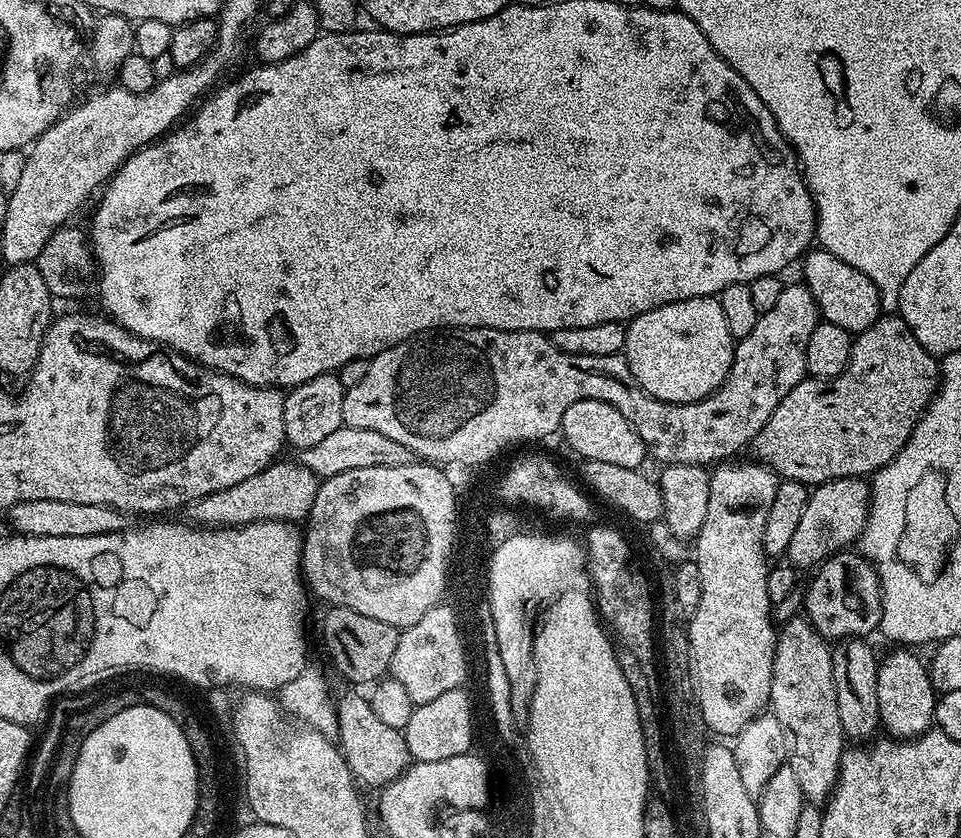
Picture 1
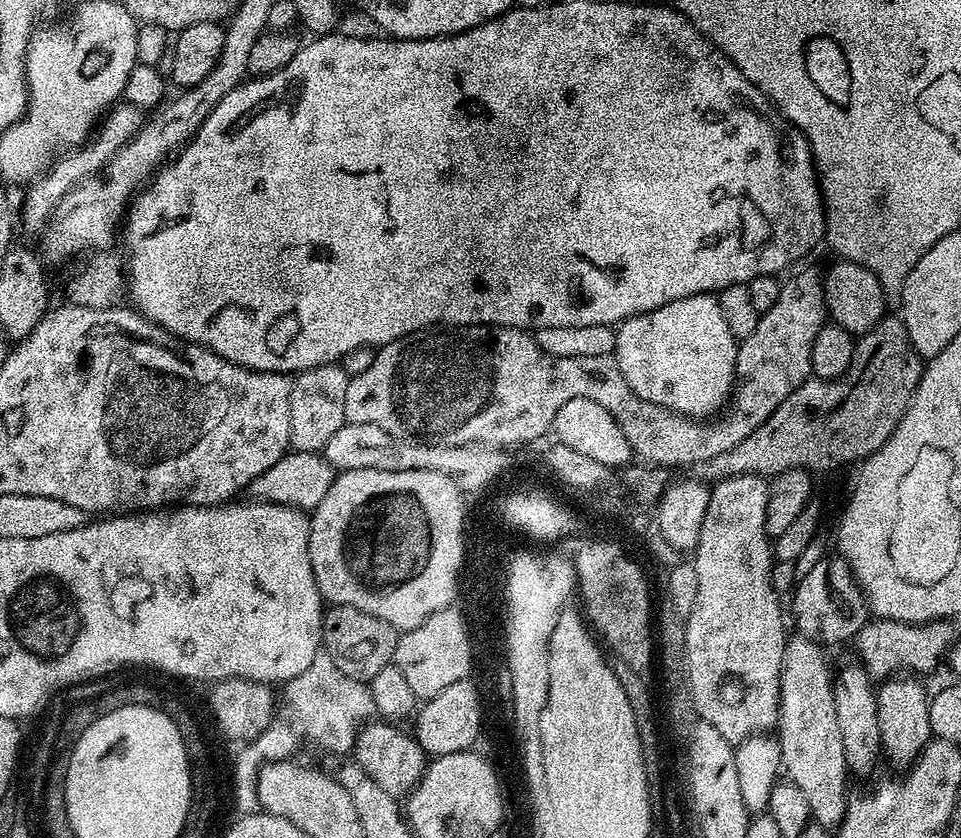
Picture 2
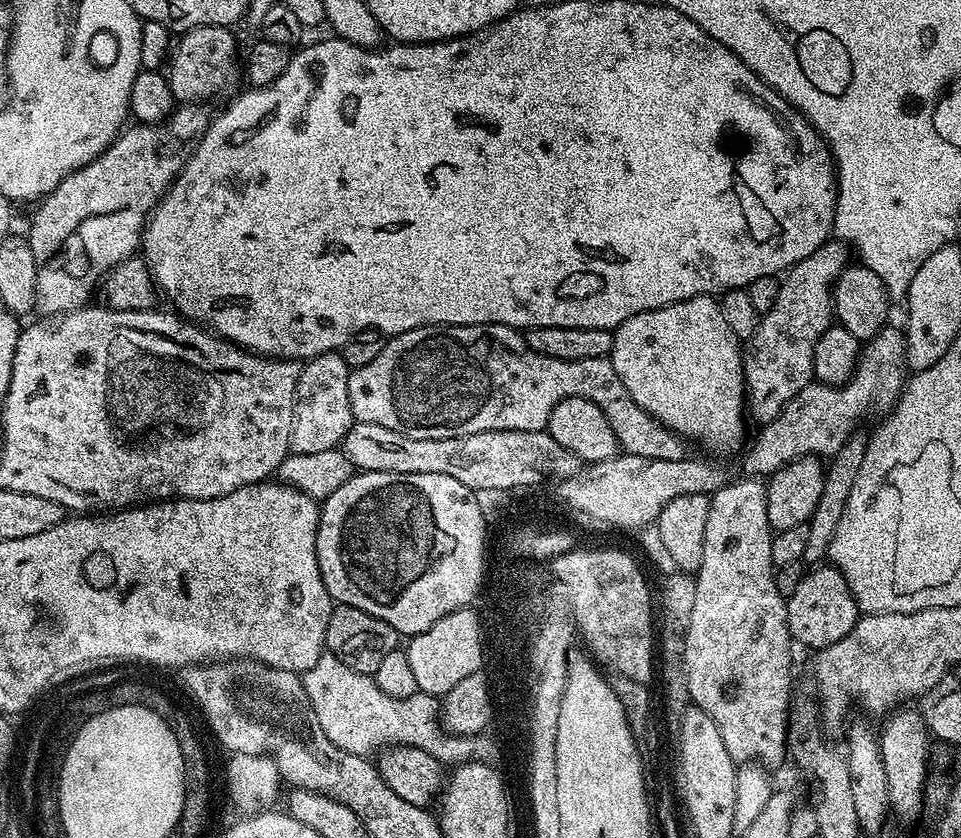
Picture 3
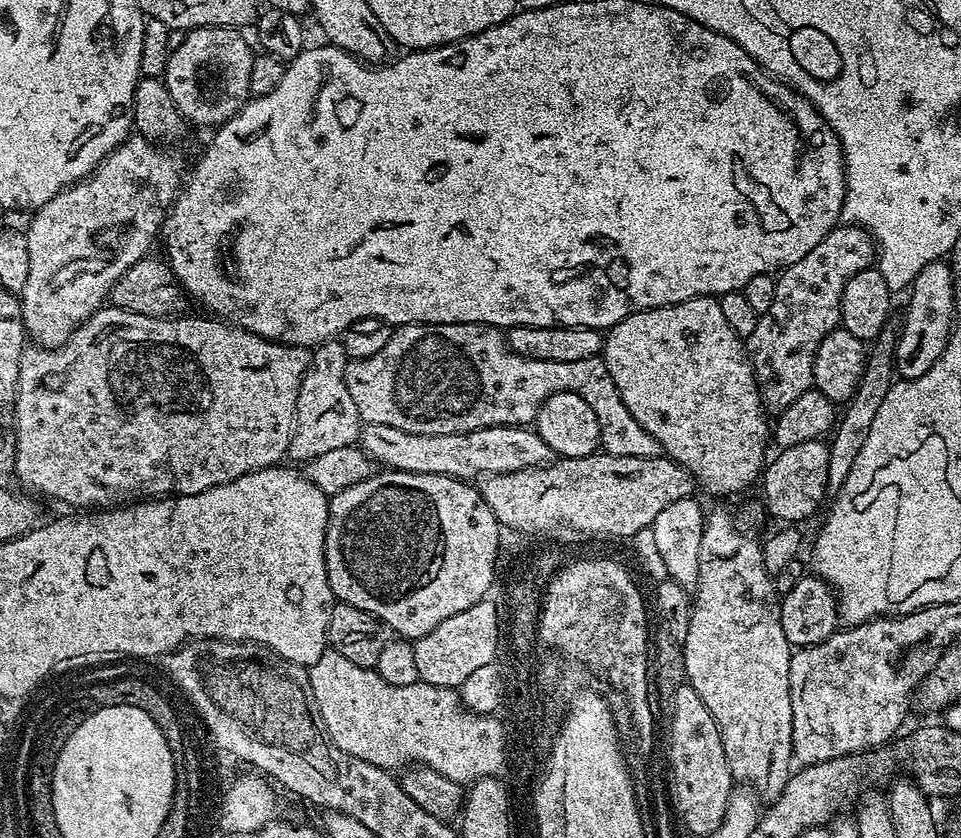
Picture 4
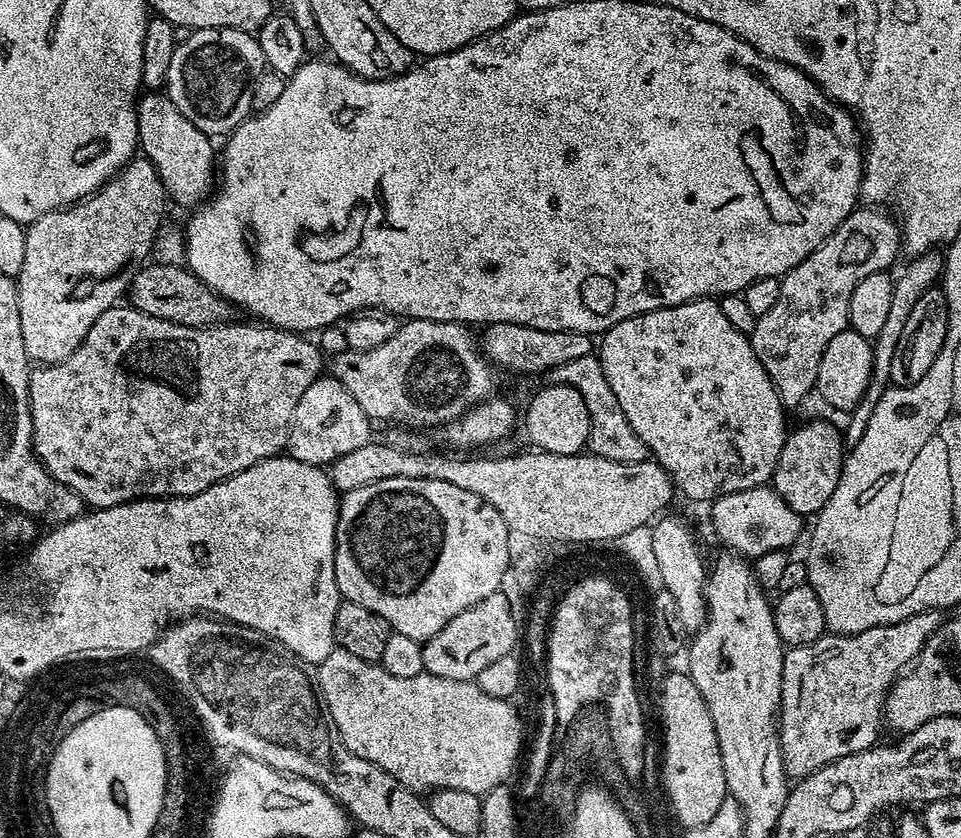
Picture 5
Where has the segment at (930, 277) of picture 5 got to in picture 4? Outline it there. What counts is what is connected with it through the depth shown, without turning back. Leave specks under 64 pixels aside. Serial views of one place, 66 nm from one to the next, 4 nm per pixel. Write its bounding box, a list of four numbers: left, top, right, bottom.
[827,327,898,493]

